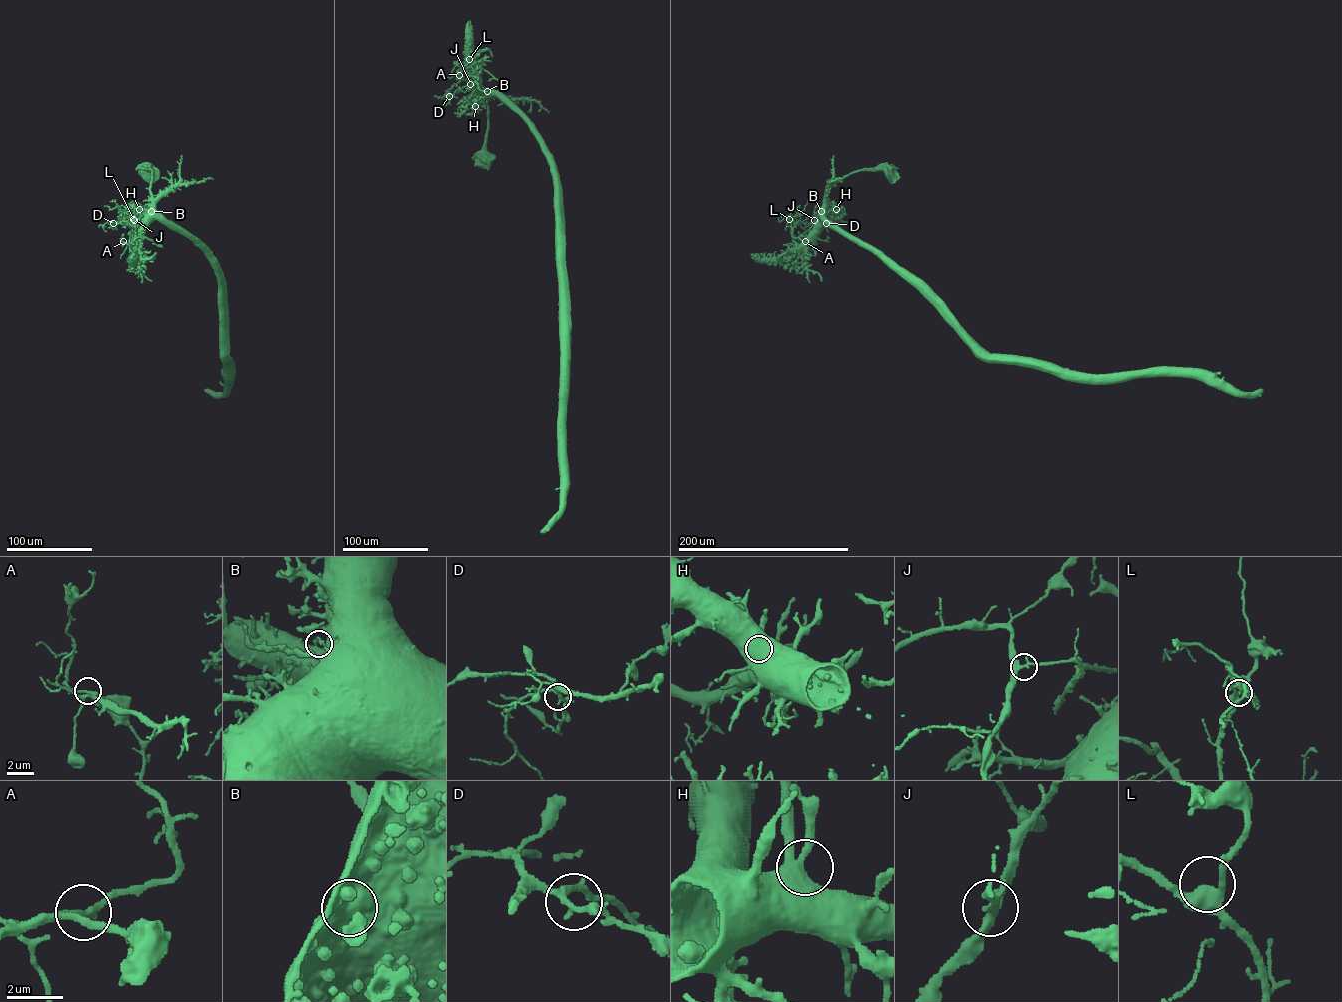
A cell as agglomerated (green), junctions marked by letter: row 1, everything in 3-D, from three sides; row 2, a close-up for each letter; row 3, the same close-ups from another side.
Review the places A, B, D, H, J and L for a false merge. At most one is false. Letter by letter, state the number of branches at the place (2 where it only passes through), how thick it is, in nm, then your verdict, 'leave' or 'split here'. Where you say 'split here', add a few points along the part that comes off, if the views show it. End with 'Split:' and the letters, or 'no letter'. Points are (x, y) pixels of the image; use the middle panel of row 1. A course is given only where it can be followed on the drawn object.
A: 3 branches meet; 240 nm thick; leave
B: 1 branches meet; 180 nm thick; leave
D: 3 branches meet; 200 nm thick; leave
H: 3 branches meet; 480 nm thick; leave
J: 3 branches meet; 280 nm thick; split here; foreign part runs (470, 84), (468, 78), (481, 68), (471, 62), (464, 66), (458, 82), (447, 90), (444, 97), (440, 96)
L: 3 branches meet; 400 nm thick; leave
Split: J

